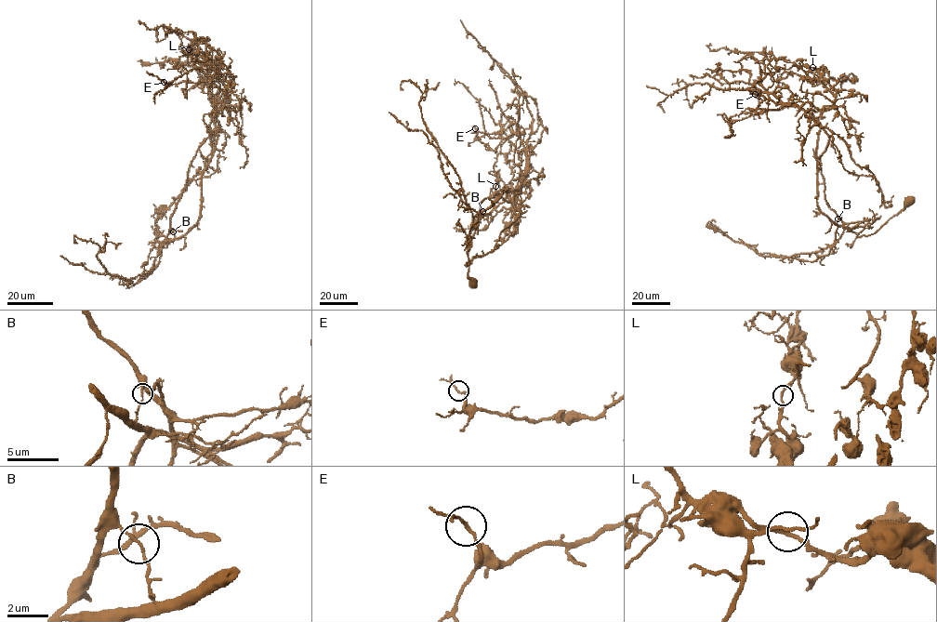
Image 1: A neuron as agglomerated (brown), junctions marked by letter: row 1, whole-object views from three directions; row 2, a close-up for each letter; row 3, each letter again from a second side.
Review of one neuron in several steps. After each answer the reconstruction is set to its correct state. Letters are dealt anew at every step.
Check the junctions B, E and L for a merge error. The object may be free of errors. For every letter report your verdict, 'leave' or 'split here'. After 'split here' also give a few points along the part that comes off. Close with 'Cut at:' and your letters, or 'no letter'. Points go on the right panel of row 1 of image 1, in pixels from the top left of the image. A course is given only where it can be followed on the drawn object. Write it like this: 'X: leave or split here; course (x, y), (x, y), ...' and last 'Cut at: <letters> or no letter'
B: split here; course (838, 218), (824, 198), (820, 164), (829, 135), (807, 112), (755, 91), (692, 83), (666, 95), (647, 86)
E: leave
L: leave
Cut at: B

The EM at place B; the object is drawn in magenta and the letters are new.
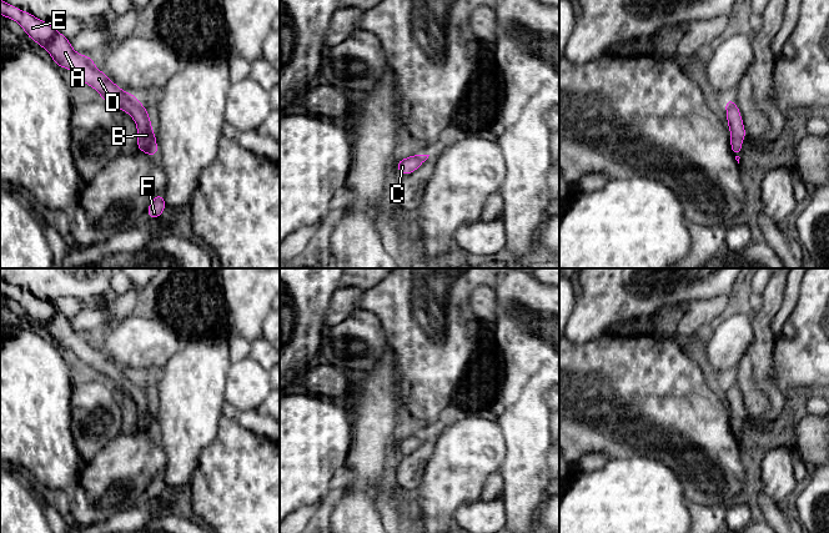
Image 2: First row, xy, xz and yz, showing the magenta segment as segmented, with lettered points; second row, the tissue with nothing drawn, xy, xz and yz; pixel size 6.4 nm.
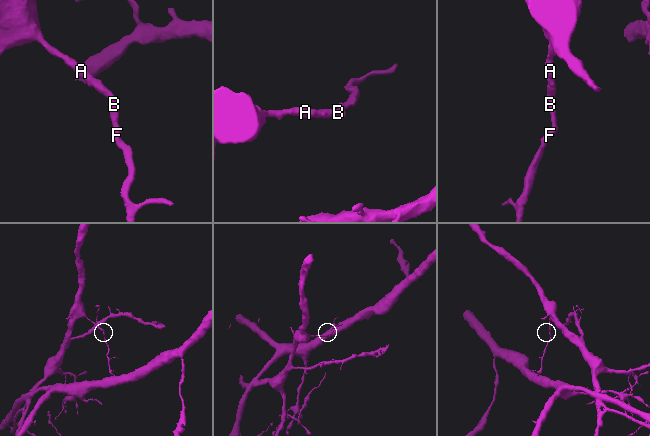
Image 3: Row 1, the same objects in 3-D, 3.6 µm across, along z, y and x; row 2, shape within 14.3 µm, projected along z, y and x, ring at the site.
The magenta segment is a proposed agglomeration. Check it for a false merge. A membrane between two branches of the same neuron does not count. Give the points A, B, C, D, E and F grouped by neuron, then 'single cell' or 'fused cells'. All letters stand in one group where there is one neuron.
groups A C D E / B F; fused cells

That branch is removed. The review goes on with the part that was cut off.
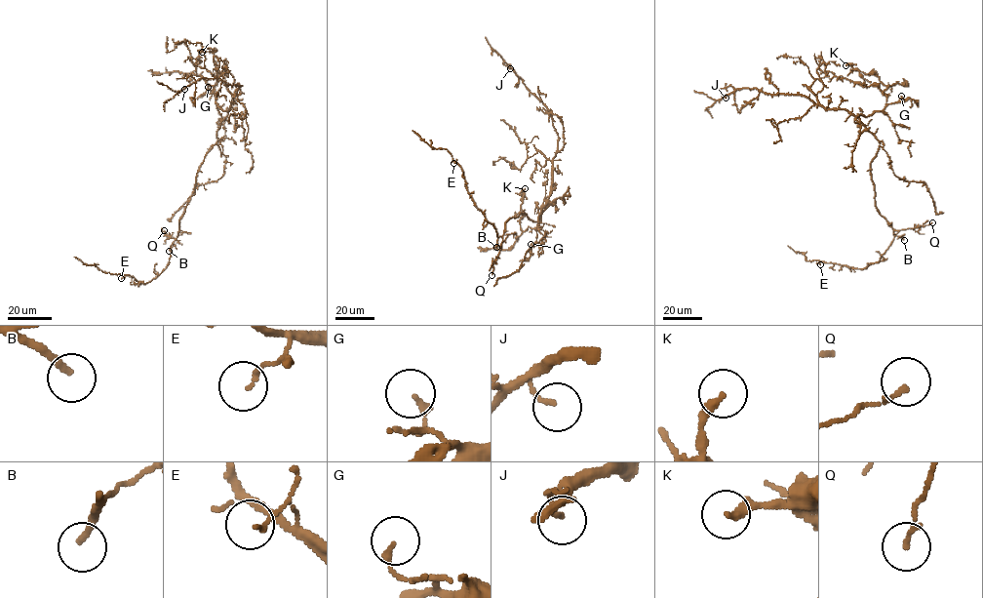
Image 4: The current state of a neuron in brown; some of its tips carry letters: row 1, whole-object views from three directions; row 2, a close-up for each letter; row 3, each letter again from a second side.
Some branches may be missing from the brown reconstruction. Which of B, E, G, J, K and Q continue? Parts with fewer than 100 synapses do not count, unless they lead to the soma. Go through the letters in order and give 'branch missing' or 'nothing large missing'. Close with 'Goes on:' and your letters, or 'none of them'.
B: branch missing
E: nothing large missing
G: nothing large missing
J: nothing large missing
K: nothing large missing
Q: nothing large missing
Goes on: B

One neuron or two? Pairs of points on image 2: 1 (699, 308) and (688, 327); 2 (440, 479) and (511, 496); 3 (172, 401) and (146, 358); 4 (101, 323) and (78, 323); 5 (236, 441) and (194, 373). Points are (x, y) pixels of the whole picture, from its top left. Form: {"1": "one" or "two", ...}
{"1": "one", "2": "two", "3": "two", "4": "one", "5": "two"}

